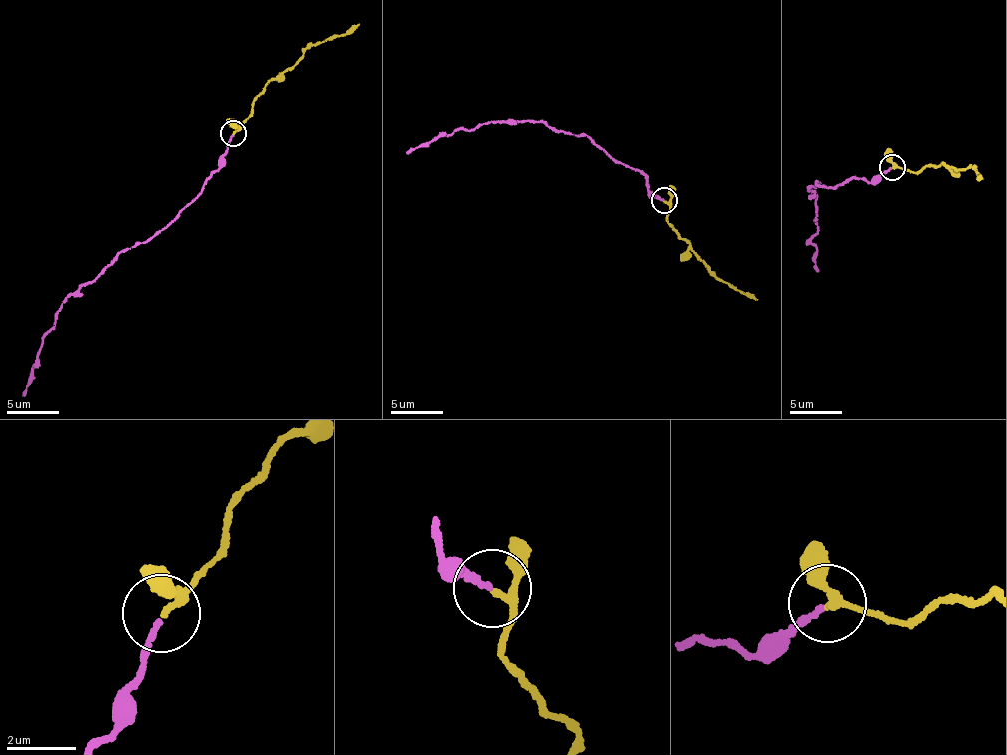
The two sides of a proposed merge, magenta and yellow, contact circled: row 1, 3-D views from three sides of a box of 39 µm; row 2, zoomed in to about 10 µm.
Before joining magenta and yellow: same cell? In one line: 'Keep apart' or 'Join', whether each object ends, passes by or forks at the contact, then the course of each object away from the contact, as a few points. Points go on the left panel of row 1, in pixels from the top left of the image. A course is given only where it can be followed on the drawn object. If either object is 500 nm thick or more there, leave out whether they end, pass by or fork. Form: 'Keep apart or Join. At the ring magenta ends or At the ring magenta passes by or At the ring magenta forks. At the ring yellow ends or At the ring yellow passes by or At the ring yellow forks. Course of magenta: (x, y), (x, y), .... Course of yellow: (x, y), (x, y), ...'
Keep apart. At the ring magenta ends. At the ring yellow passes by. Course of magenta: (232, 134), (200, 196), (126, 249), (61, 306), (55, 327), (41, 339), (23, 397). Course of yellow: (234, 133), (248, 119), (260, 95), (297, 62), (303, 51), (359, 23)

